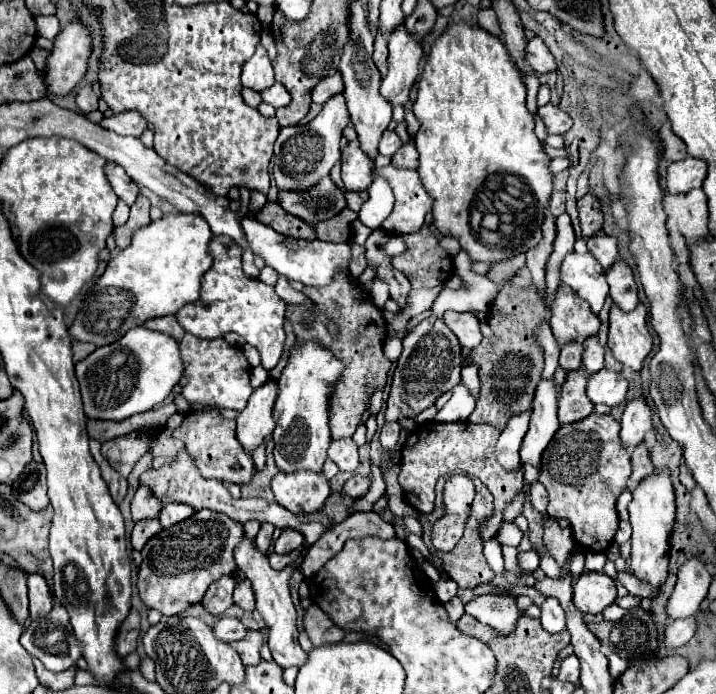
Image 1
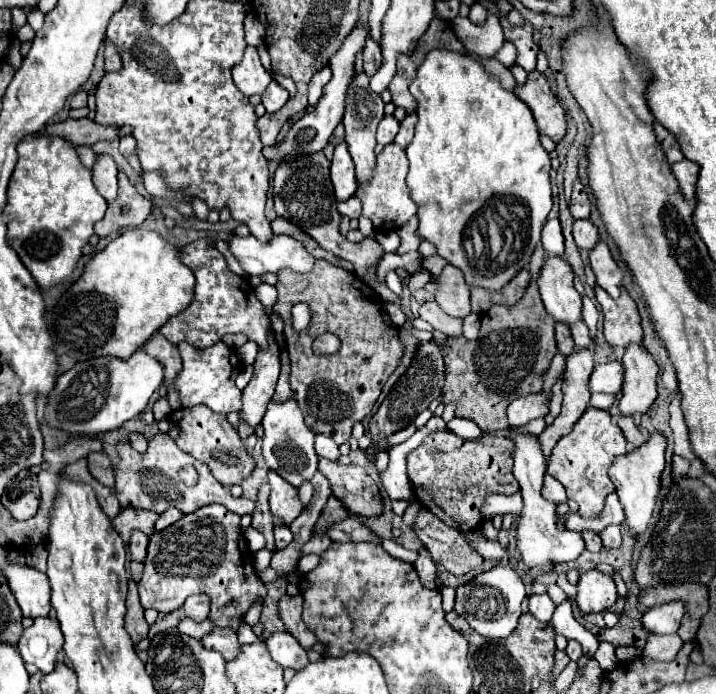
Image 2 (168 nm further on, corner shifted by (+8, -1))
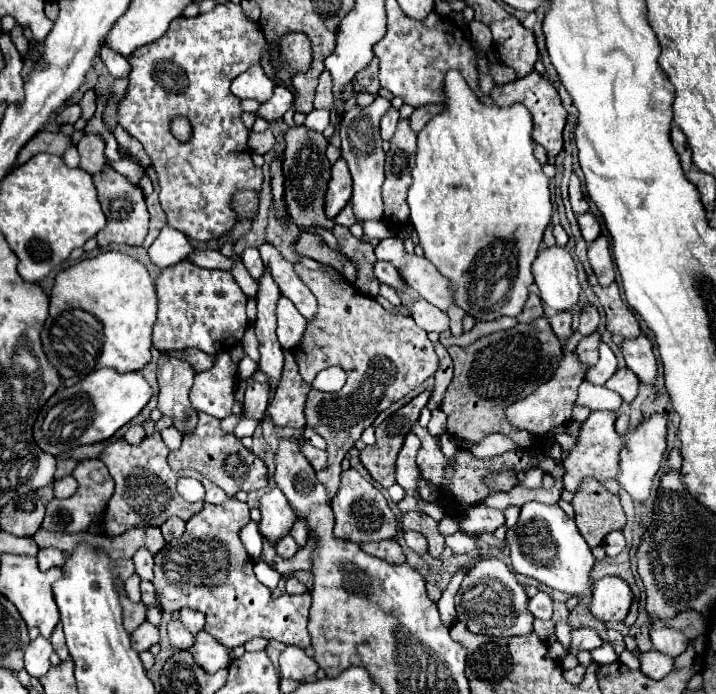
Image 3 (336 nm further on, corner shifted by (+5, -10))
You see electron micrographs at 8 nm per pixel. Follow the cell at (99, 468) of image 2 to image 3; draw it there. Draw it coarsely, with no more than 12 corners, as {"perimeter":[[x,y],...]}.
{"perimeter":[[101,460],[73,470],[77,492],[47,506],[41,528],[83,532],[113,496]]}

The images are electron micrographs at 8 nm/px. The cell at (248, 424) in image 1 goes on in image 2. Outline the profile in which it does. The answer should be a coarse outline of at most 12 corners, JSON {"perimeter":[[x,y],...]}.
{"perimeter":[[272,333],[242,391],[240,417],[260,425],[280,373]]}

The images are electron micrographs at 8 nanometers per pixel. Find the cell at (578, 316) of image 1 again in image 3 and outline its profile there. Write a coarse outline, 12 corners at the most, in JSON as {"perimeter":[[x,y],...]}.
{"perimeter":[[563,246],[533,262],[541,300],[571,310],[581,294],[577,268]]}

